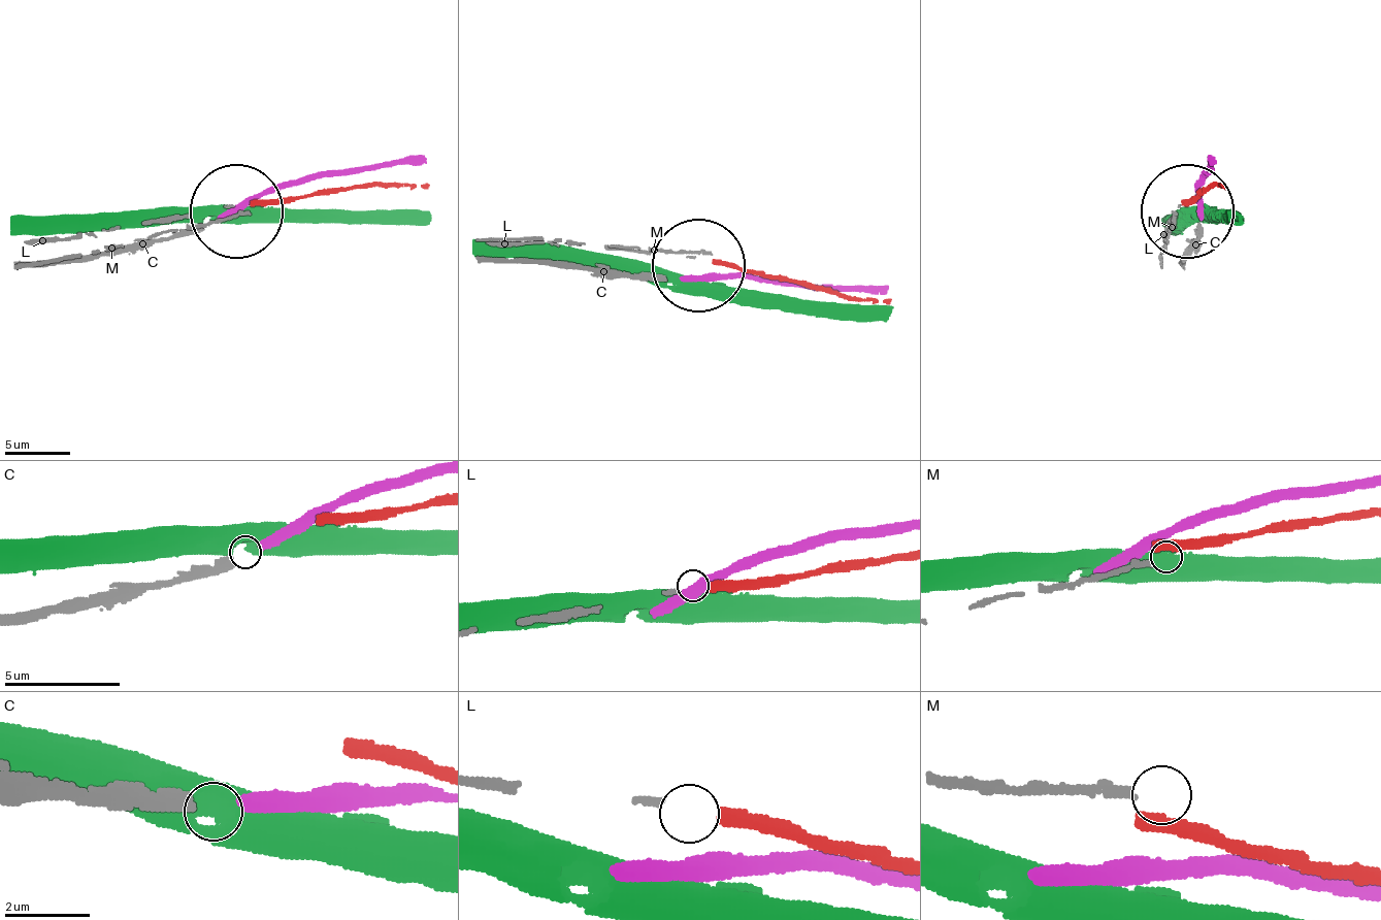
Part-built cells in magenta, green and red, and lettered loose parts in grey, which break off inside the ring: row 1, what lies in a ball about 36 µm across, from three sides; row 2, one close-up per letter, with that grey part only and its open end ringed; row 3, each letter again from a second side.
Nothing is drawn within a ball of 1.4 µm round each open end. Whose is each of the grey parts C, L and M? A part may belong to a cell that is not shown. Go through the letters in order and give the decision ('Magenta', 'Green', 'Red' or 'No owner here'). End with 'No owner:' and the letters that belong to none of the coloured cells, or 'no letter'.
C: Magenta
L: Red
M: No owner here
No owner: M

